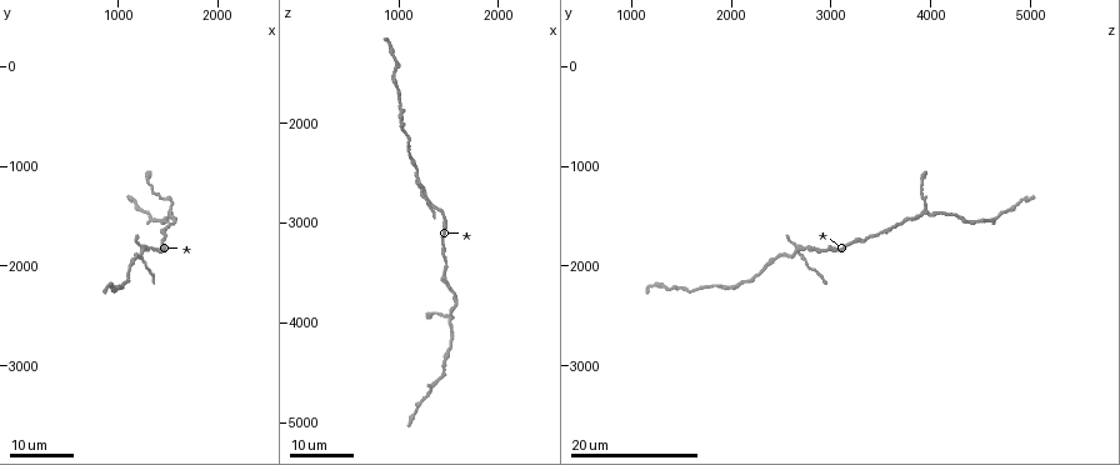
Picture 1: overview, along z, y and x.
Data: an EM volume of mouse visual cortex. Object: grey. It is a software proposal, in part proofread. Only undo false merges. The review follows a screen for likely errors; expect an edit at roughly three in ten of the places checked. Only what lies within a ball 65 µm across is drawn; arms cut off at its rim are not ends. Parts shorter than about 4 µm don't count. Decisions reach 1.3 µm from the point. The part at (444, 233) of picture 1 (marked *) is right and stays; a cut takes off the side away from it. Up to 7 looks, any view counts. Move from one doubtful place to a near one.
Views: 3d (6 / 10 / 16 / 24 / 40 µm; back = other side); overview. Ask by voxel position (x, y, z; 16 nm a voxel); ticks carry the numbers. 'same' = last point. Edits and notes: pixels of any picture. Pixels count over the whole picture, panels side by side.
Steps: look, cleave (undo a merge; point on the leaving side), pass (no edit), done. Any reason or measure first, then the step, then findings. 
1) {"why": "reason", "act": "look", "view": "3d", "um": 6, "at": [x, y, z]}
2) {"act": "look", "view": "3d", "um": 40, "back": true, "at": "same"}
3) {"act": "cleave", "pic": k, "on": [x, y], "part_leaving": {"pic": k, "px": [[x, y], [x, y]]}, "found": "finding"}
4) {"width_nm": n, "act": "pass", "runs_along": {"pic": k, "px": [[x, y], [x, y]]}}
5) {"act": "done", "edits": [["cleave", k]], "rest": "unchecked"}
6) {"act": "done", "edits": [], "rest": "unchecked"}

{"why": "thin arm on a thick one", "act": "look", "view": "3d", "um": 24, "at": [1220, 1840, 2640]}

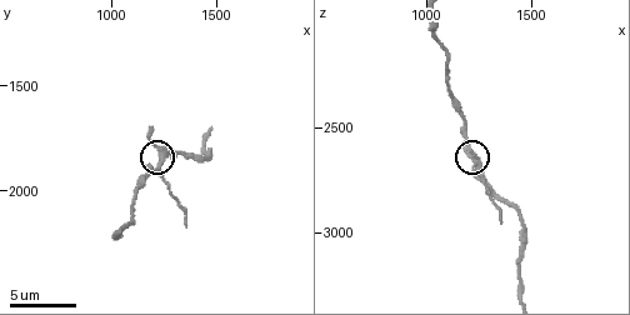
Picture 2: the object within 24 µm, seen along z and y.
{"act": "look", "view": "3d", "um": 6, "at": "same"}

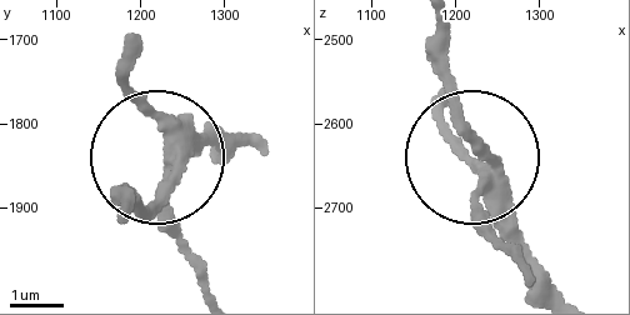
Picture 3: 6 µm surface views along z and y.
{"arms": 3, "act": "cleave", "pic": 3, "on": [131, 88], "part_leaving": {"pic": 3, "px": [[169, 143], [169, 219], [200, 286]]}, "found": "two neurons meet here"}

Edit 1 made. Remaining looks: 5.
{"why": "sudden change in width", "act": "look", "view": "3d", "um": 24, "at": [1060, 2200, 2080]}

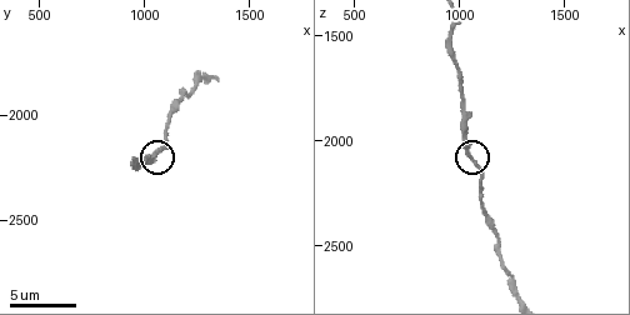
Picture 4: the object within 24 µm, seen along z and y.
{"act": "look", "view": "3d", "um": 10, "at": "same"}

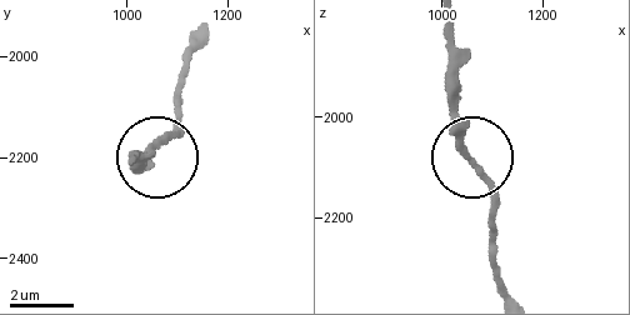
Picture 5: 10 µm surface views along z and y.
{"act": "look", "view": "3d", "um": 6, "at": "same"}

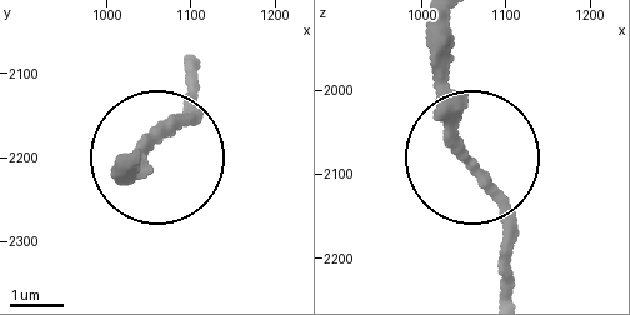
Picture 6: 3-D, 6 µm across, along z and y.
{"width_nm": 290, "act": "pass", "runs_along": {"pic": 6, "px": [[510, 290], [501, 209], [456, 129], [444, 21]]}, "found": "continuous, no second neuron"}

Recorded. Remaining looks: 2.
{"act": "done", "edits": [["cleave", 3]], "rest": "unchecked"}

